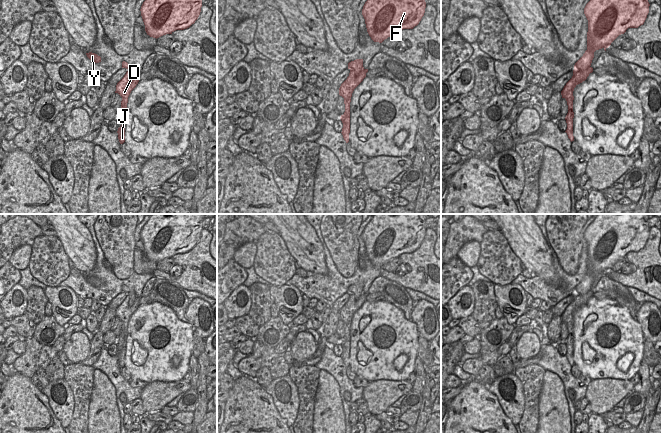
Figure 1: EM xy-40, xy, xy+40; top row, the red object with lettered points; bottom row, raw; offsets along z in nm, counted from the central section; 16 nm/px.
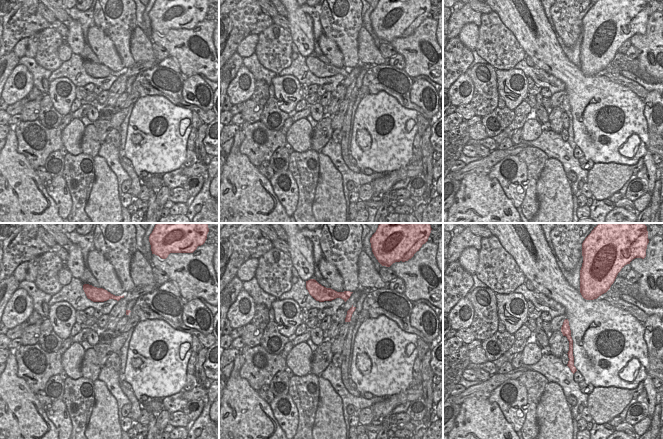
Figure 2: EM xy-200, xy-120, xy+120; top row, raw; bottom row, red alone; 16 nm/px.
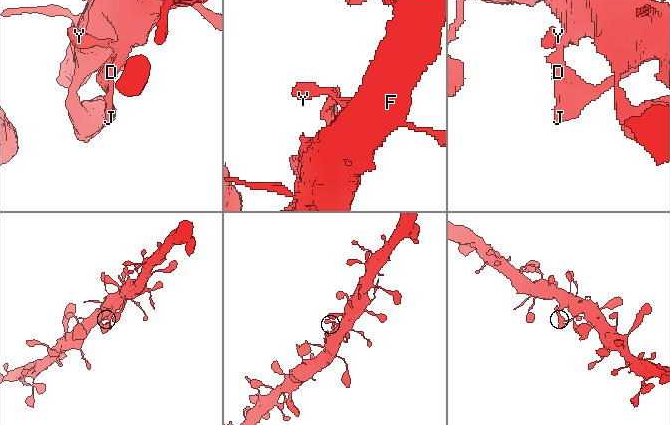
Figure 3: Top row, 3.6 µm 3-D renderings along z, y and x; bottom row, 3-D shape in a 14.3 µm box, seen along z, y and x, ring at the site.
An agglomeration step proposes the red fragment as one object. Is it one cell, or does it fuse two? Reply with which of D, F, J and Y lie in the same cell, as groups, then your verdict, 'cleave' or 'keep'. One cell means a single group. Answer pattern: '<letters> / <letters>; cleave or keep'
D J / F Y; cleave

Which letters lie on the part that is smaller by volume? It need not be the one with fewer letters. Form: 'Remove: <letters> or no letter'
Remove: D, J

